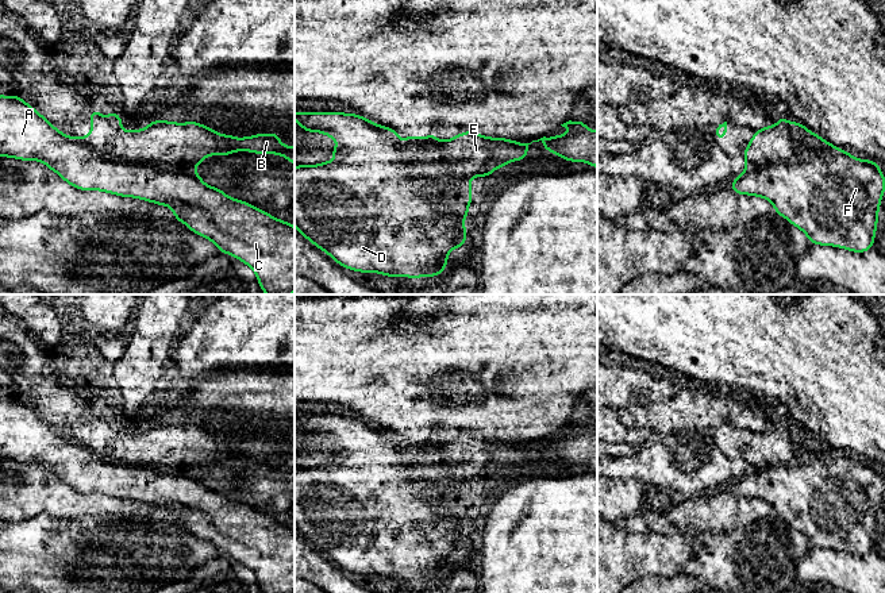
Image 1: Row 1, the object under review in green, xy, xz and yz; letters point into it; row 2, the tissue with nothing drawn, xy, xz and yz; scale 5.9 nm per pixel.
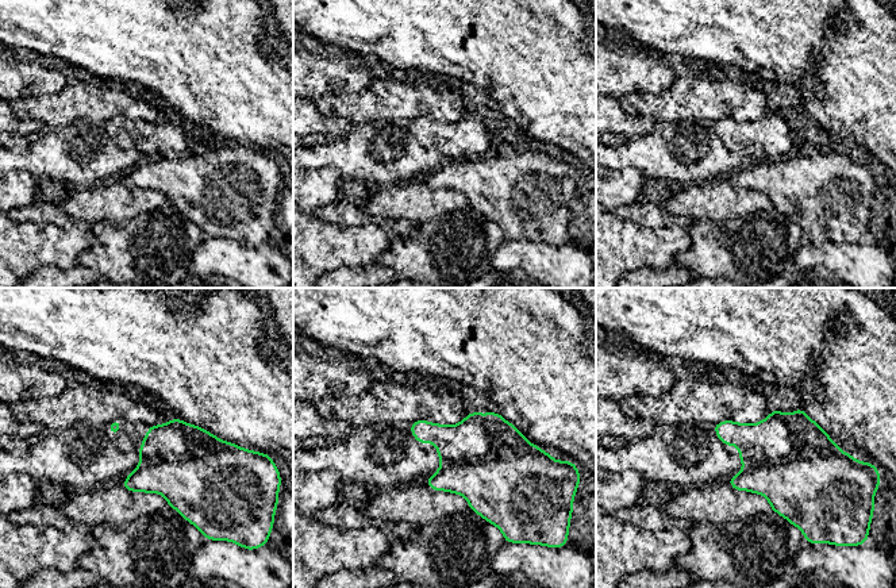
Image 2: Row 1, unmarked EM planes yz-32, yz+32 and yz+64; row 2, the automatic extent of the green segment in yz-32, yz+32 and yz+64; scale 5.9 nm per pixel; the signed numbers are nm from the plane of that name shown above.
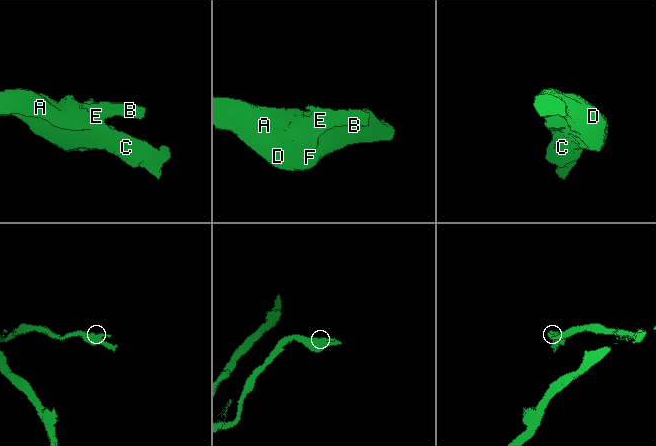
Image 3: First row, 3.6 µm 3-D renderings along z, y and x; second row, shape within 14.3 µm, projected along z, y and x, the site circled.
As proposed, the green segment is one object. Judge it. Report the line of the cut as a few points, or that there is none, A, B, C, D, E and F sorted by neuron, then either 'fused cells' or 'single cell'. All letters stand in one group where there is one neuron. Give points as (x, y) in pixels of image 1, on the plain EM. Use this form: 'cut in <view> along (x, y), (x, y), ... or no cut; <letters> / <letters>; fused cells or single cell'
cut in xy along (149, 427), (149, 451), (145, 458), (152, 465), (188, 470); A C D F / B E; fused cells

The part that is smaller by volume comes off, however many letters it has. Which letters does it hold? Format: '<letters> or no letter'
B, E

